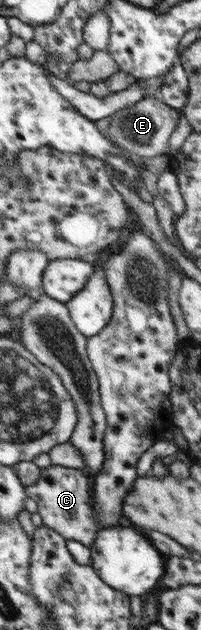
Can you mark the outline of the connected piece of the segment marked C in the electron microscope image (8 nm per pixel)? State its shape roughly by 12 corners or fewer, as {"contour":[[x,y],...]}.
{"contour":[[41,468],[43,526],[90,548],[101,526],[80,469]]}

